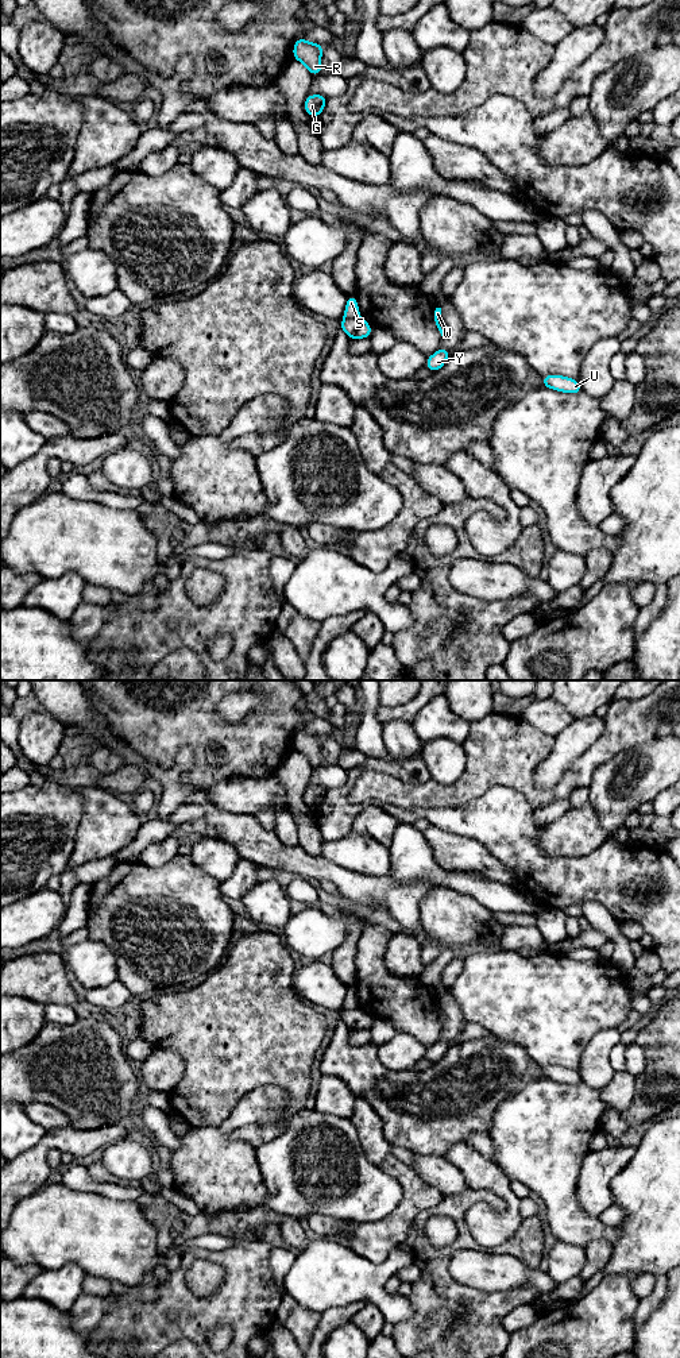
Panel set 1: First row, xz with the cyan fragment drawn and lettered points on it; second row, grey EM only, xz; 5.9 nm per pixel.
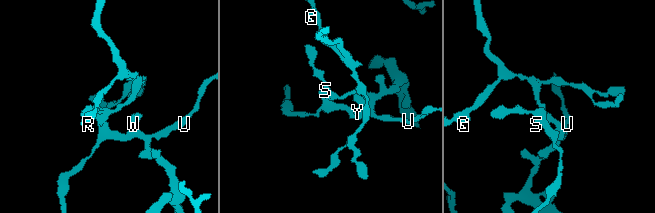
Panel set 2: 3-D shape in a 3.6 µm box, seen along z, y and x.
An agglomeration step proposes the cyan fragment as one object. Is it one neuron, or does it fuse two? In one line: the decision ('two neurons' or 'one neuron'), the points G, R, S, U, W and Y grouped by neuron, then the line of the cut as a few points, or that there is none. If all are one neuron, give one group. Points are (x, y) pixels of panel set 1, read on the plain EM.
two neurons; G R S / U W Y; cut in xz along (359, 1007), (344, 1010)

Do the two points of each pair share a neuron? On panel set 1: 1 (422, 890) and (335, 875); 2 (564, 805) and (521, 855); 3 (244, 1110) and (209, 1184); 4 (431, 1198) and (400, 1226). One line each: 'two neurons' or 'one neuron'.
1: one neuron
2: two neurons
3: one neuron
4: one neuron

